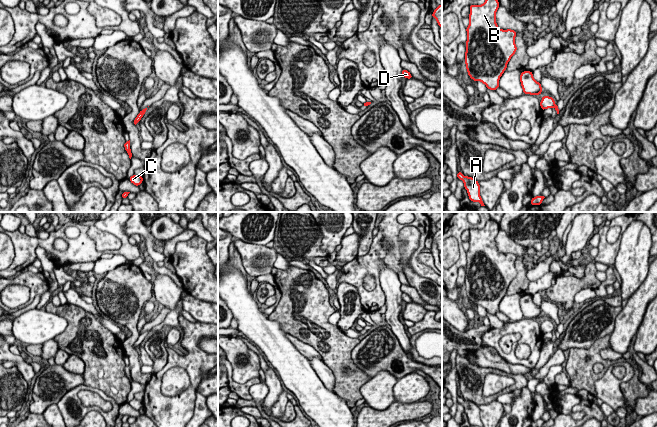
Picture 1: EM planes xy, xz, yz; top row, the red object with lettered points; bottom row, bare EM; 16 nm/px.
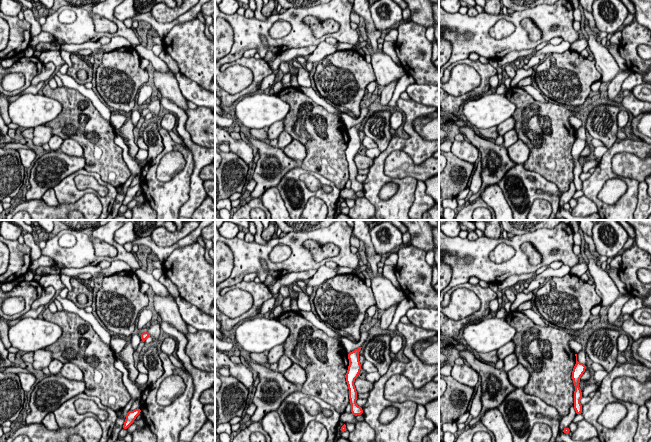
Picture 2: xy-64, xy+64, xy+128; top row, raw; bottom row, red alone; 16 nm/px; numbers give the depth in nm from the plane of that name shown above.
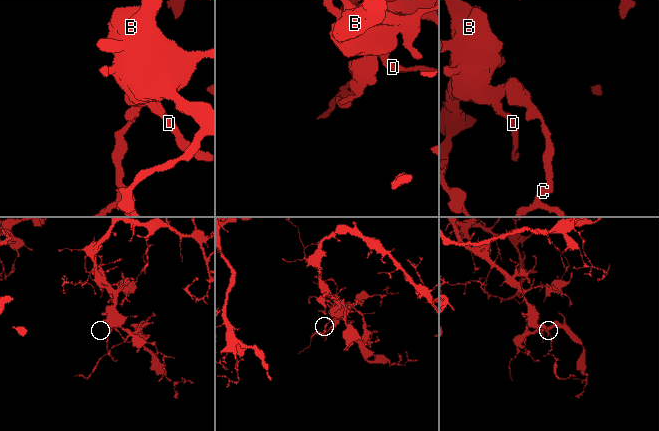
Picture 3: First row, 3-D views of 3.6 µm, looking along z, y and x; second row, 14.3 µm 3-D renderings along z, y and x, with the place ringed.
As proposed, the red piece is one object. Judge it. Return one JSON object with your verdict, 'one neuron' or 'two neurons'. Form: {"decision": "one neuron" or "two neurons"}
{"decision": "one neuron"}

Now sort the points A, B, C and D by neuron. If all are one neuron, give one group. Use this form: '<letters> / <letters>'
A B C D

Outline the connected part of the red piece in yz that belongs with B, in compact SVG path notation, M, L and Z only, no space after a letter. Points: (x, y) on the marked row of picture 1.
M485 0L482 5L469 5L469 25L466 28L467 41L465 64L471 80L481 81L489 90L495 91L499 87L499 80L507 69L507 64L517 51L515 37L517 32L512 29L499 29L496 23L496 12L499 8L498 0Z

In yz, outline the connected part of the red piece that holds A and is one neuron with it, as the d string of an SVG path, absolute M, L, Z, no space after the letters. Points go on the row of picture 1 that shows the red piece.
M457 172L457 178L463 181L464 188L467 190L470 201L479 202L481 206L485 206L480 196L479 182L472 177L464 176L462 172Z

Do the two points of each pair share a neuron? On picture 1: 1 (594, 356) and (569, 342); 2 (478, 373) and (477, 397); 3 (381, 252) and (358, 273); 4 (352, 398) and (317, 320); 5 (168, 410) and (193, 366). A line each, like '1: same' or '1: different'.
1: different
2: same
3: same
4: same
5: same

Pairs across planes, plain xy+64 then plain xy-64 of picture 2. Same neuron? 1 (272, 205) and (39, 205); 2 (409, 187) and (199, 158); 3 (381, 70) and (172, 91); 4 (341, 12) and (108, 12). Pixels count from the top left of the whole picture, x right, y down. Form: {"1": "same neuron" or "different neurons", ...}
{"1": "different neurons", "2": "different neurons", "3": "same neuron", "4": "same neuron"}

